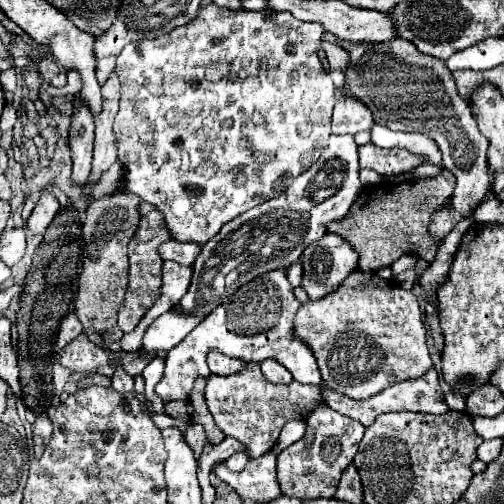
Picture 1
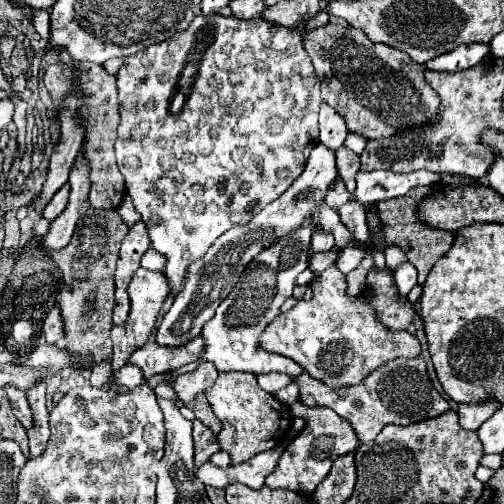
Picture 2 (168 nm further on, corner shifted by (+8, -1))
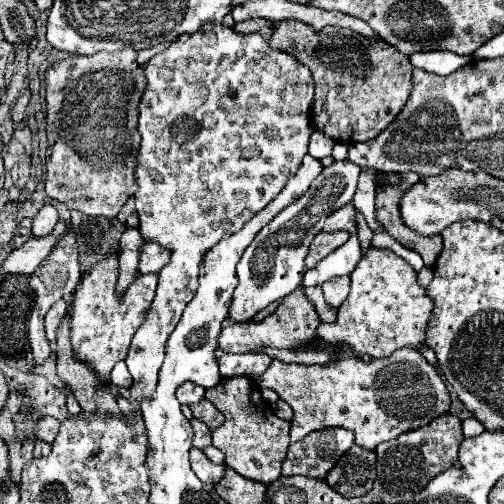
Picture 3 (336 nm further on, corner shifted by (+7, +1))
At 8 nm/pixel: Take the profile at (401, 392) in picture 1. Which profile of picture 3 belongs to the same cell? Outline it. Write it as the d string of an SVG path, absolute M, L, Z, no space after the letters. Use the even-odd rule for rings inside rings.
M401 348L389 358L363 362L361 358L341 358L327 366L285 364L273 360L257 378L259 388L271 388L293 408L291 440L301 440L313 430L345 428L355 432L355 444L375 450L377 444L397 438L403 432L427 426L435 416L449 412L449 392L439 372L421 352Z

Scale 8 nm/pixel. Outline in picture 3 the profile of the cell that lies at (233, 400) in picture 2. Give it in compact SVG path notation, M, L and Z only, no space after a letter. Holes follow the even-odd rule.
M247 376L221 380L217 386L205 392L205 398L225 416L225 422L211 432L211 444L225 454L225 464L241 476L267 486L277 480L281 476L281 464L291 442L291 422L285 422L275 416L271 406L261 400L259 388Z

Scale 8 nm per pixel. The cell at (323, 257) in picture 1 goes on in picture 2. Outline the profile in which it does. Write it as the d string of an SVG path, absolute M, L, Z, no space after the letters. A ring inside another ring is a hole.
M314 232L312 242L310 242L310 256L312 254L326 254L334 248L334 236L324 234L324 232Z

